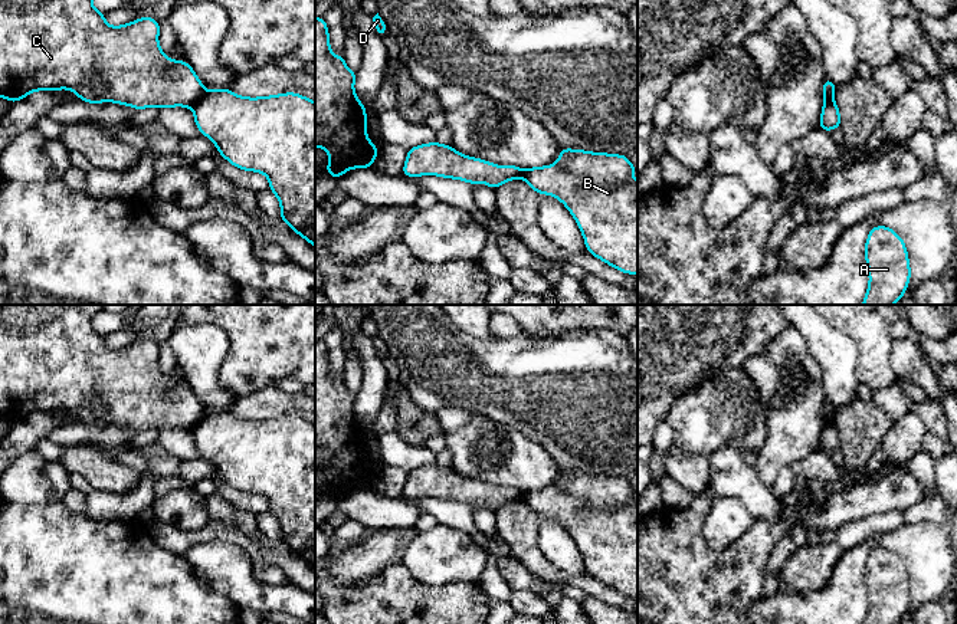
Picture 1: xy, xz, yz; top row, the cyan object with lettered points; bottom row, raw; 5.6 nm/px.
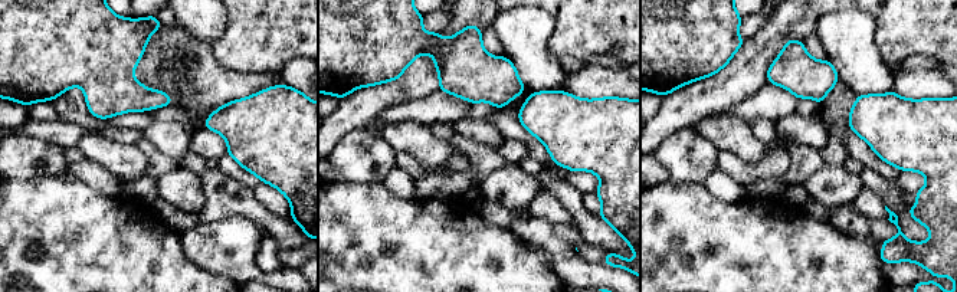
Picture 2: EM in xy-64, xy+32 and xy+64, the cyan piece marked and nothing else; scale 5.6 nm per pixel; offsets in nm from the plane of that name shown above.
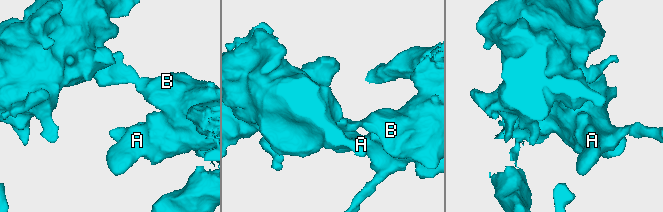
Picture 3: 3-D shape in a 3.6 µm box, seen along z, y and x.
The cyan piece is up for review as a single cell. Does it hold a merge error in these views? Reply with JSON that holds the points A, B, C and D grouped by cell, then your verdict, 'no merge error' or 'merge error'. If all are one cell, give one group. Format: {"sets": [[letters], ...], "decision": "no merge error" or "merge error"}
{"sets": [["A", "B"], ["C", "D"]], "decision": "merge error"}

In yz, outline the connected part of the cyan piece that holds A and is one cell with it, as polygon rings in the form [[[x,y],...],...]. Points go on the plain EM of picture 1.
[[[875,548],[865,565],[869,607],[863,624],[899,624],[911,592],[904,562],[886,548]]]

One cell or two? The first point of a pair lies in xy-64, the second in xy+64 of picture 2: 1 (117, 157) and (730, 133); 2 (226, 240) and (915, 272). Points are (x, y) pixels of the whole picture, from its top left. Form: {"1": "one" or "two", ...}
{"1": "one", "2": "one"}

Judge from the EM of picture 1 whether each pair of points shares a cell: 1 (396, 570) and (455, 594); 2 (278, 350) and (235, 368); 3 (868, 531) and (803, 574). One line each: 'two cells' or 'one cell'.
1: one cell
2: one cell
3: one cell

